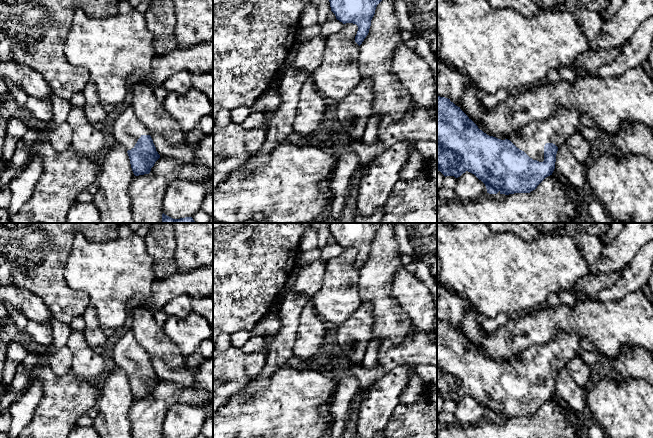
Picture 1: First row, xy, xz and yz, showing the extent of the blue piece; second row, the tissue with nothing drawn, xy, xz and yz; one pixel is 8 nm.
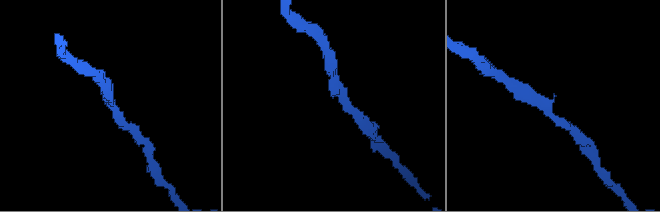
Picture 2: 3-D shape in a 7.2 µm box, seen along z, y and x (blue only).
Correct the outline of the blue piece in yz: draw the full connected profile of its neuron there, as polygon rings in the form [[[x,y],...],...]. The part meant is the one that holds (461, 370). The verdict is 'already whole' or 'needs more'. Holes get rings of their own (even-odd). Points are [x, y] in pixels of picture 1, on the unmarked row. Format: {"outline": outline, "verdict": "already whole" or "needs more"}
{"outline": [[[437,320],[437,394],[445,401],[460,401],[466,395],[481,404],[489,418],[530,417],[555,393],[558,372],[566,367],[569,360],[578,355],[580,339],[574,332],[560,332],[551,341],[533,345],[520,353],[520,357],[512,362],[501,364],[489,360],[450,323]]], "verdict": "needs more"}

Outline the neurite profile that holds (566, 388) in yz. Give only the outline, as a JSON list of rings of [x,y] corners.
[[[562,368],[556,378],[555,394],[564,400],[569,408],[576,413],[583,413],[587,406],[587,389],[580,387],[569,375],[566,368]]]

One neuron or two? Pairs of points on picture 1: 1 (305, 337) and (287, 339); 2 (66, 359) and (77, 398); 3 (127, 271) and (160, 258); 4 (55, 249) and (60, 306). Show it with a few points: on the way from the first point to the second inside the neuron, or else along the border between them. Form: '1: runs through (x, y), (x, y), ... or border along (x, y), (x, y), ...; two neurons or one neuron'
1: border along (300, 315), (292, 354); two neurons
2: border along (47, 365), (59, 376), (64, 376), (70, 372); two neurons
3: border along (144, 239), (156, 279); two neurons
4: runs through (55, 263), (55, 292); one neuron

